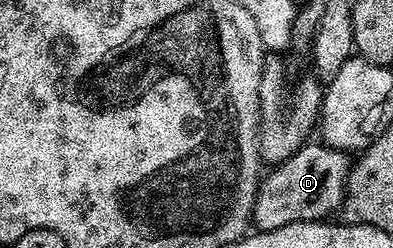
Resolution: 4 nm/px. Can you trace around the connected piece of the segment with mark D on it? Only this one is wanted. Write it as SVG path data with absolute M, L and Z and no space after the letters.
M307 143L282 165L270 168L269 174L260 178L257 198L253 204L252 224L260 232L287 227L292 221L322 221L328 213L336 214L345 200L345 178L349 175L351 161L342 150L330 149L324 143Z

